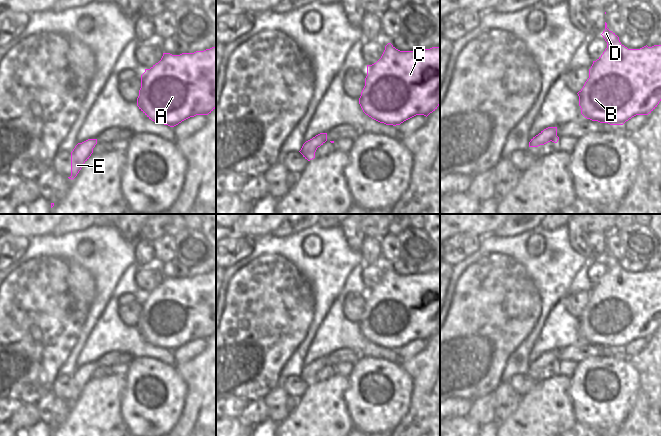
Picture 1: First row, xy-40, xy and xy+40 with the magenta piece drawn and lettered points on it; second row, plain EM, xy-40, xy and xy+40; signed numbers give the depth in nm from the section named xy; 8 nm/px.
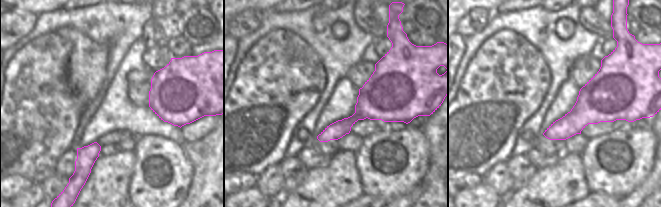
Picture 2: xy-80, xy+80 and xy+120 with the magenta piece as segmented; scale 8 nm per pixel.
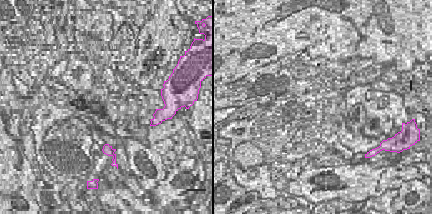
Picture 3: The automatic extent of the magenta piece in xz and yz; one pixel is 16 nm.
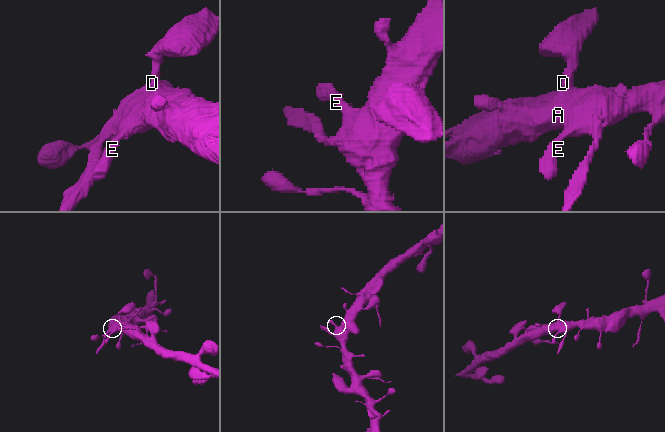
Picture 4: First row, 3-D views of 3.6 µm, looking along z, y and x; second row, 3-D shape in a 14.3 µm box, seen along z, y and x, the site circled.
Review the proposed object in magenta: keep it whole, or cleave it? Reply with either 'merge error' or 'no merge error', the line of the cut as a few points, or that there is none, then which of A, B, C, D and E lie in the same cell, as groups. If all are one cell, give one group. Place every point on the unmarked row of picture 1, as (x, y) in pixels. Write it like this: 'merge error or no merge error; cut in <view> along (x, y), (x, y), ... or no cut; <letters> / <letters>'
no merge error; no cut; A B C D E

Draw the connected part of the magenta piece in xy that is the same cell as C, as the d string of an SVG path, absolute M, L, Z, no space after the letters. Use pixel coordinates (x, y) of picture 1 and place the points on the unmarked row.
M388 267L381 282L367 289L359 328L366 339L386 349L400 349L416 339L427 341L440 329L440 271L400 275Z

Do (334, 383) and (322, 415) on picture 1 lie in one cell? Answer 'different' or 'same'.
same

